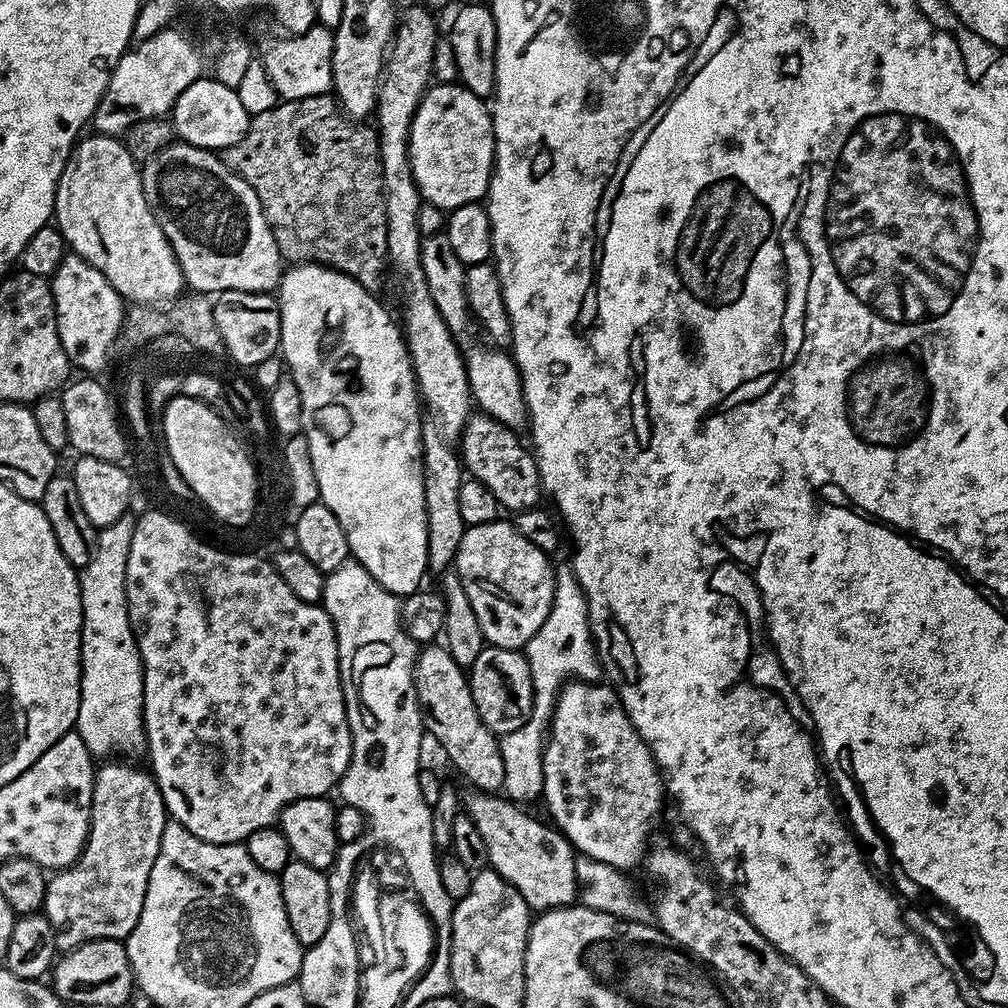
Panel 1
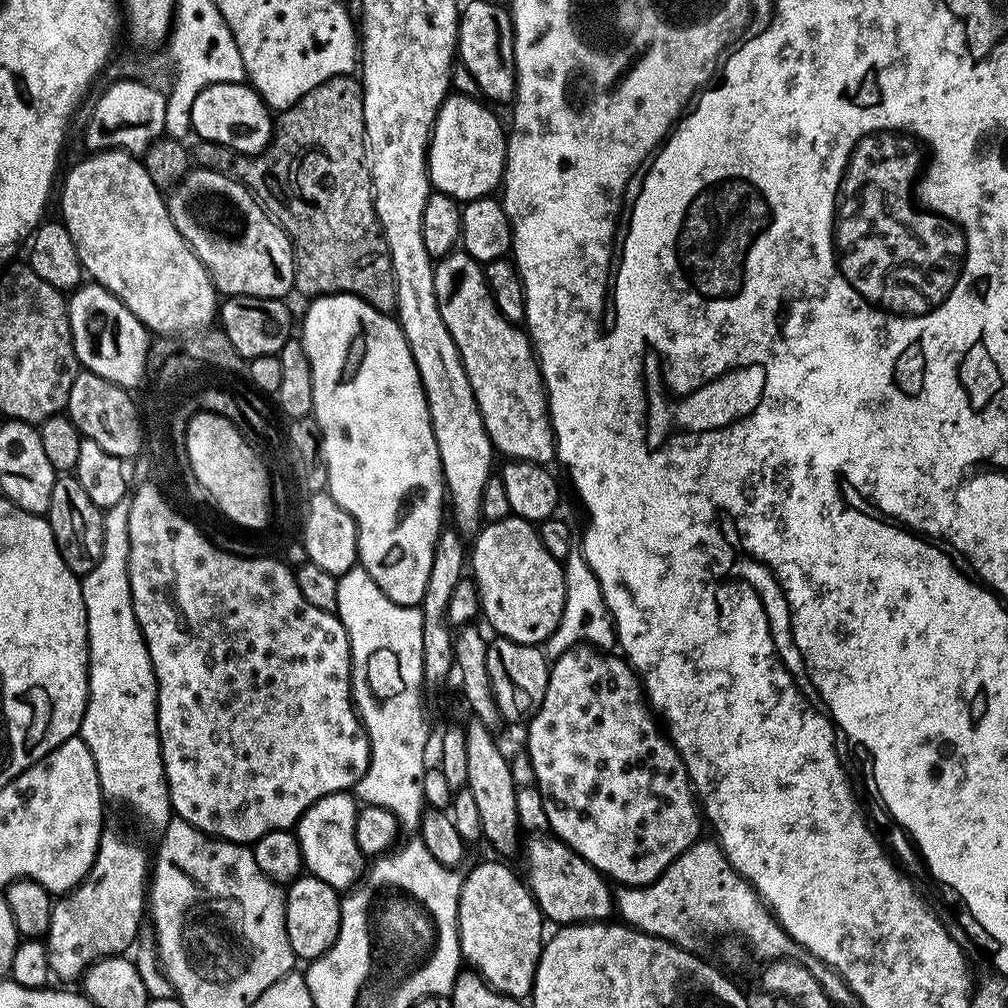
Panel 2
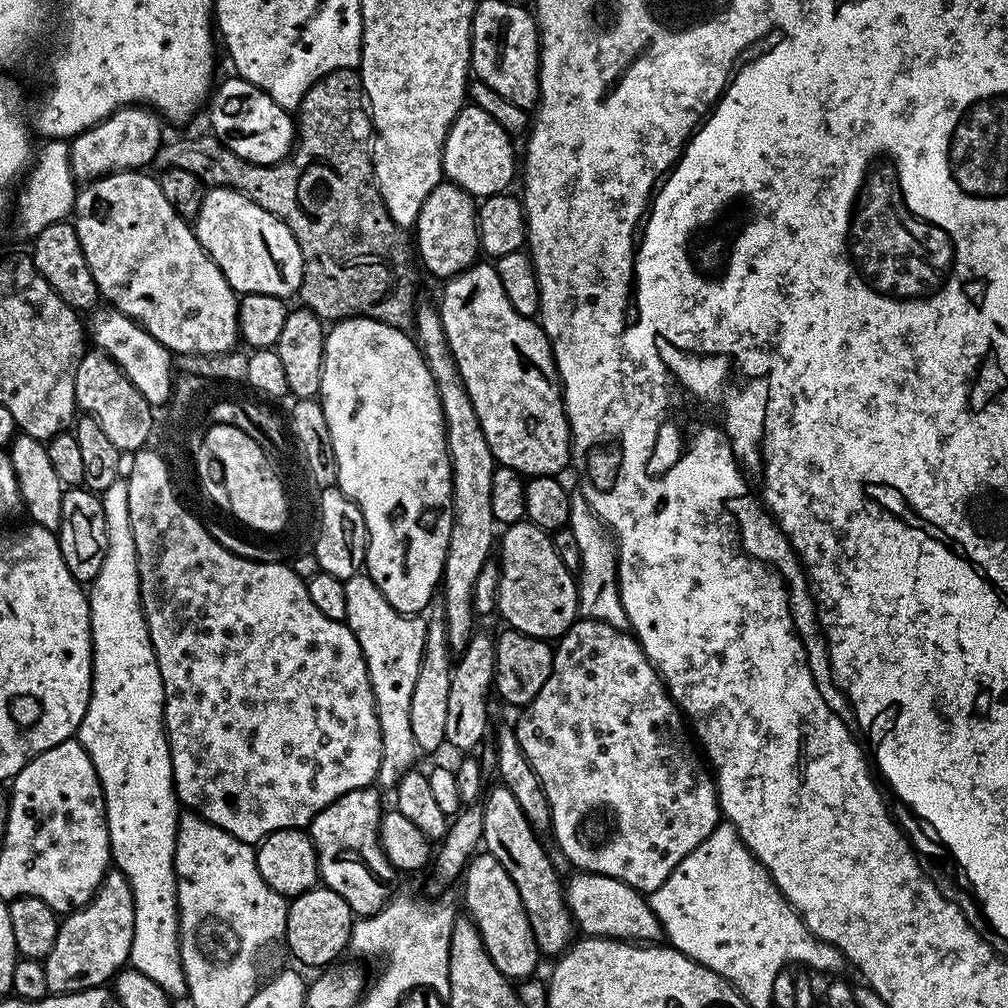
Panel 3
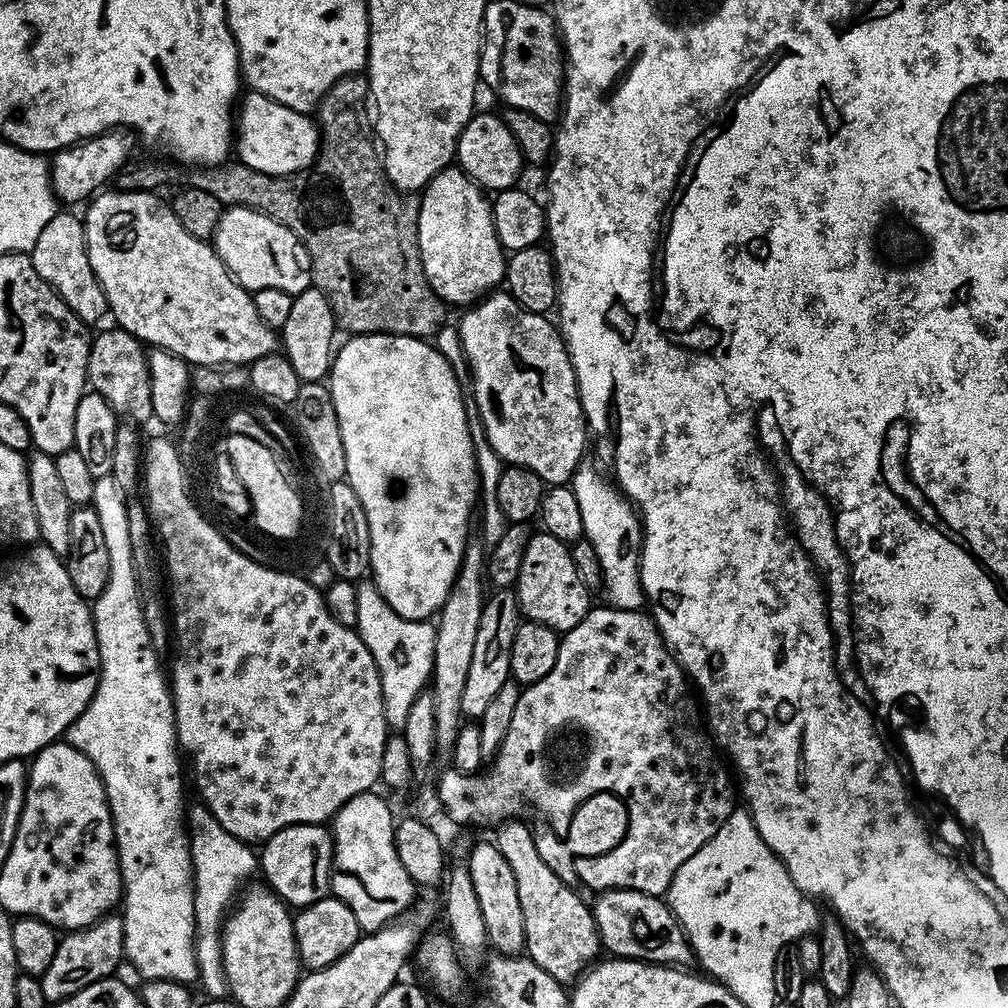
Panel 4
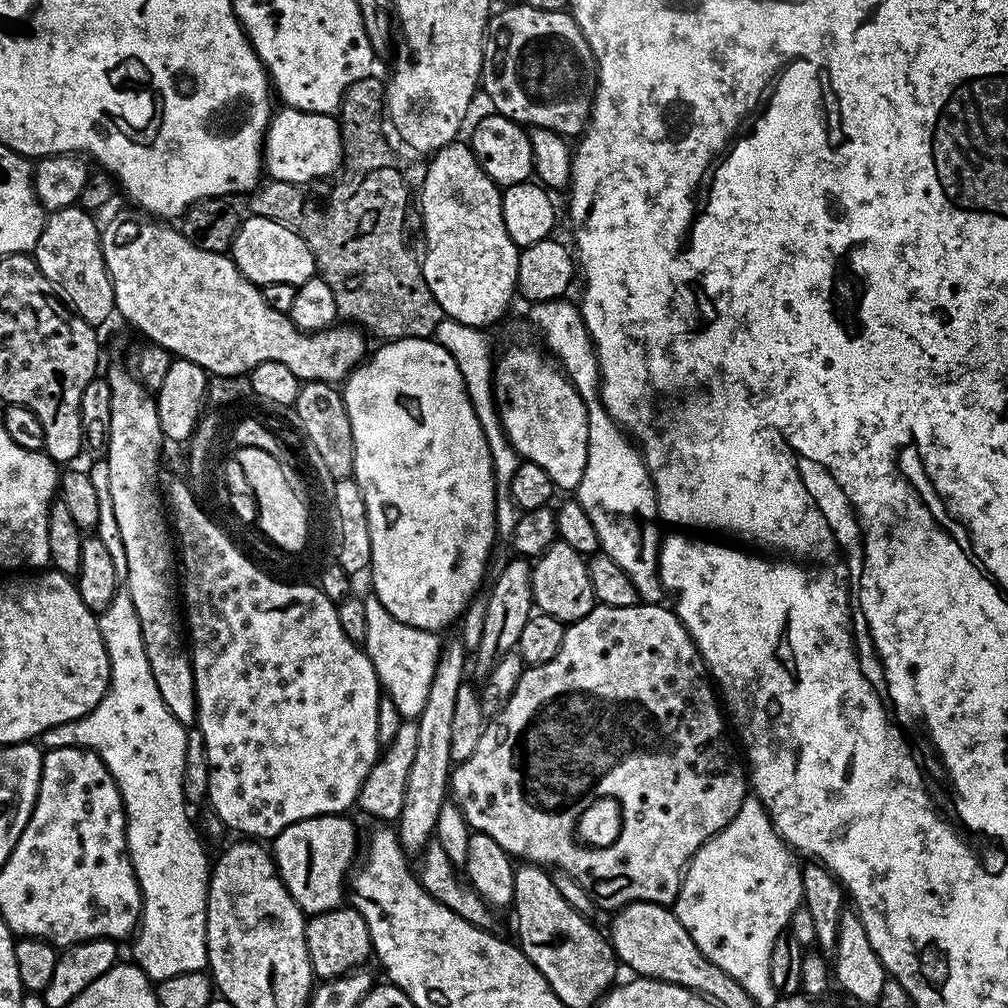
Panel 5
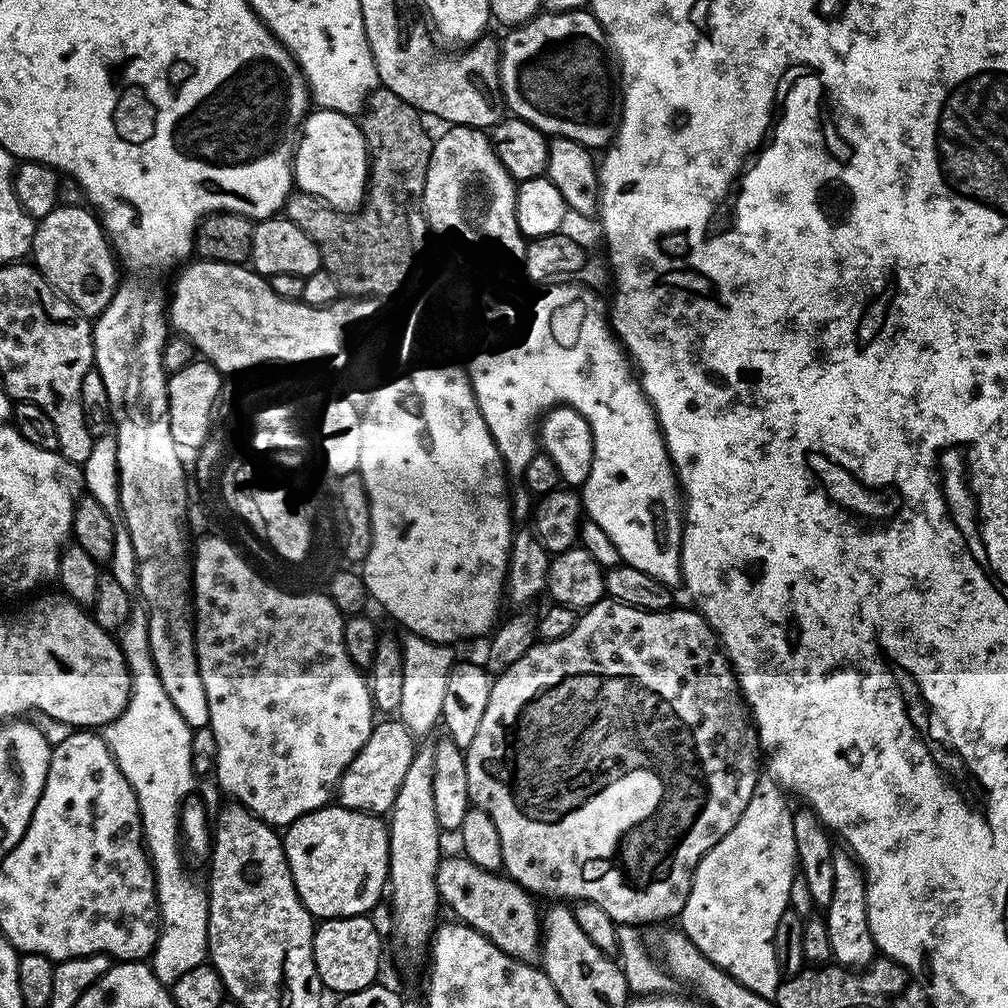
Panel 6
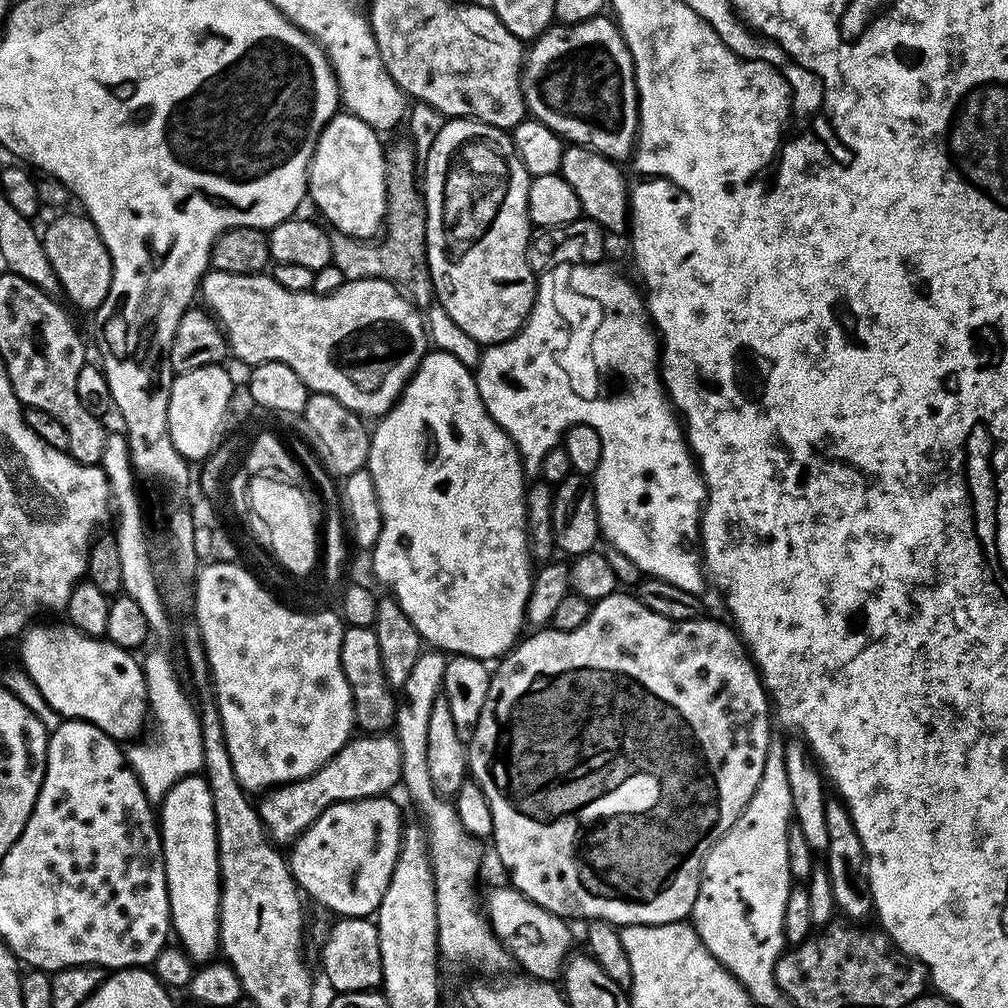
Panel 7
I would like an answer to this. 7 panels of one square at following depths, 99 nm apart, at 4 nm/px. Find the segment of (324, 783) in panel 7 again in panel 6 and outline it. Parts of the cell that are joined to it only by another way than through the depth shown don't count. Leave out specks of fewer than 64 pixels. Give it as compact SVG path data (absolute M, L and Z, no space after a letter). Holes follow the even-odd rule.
M398 718L381 720L384 721L381 724L379 721L373 727L370 738L366 738L366 746L358 750L358 754L342 774L338 785L338 804L341 808L388 814L394 806L394 798L398 798L398 786L402 786L402 778L410 767L418 744L412 731Z

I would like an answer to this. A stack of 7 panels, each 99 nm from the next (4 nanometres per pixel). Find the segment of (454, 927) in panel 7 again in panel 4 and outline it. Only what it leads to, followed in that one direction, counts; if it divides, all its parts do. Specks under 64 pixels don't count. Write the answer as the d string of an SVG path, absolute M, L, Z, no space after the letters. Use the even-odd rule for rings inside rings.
M364 583L356 584L358 622L355 629L378 666L384 695L384 717L388 720L389 729L400 730L408 721L414 698L425 691L432 675L436 626L428 620L402 618L384 601L375 583Z

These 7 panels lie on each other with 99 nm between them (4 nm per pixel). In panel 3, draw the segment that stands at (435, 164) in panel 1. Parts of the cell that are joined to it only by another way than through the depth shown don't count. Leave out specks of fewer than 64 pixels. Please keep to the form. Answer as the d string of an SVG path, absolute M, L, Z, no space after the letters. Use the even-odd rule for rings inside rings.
M474 103L460 109L446 134L442 162L447 183L457 184L473 198L499 196L509 191L508 183L518 172L518 152L512 149L513 137L508 135L486 110Z

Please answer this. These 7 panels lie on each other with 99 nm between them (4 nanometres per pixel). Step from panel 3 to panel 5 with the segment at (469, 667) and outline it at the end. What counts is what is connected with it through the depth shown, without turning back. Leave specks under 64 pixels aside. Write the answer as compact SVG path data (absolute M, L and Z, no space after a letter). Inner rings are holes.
M512 558L502 574L491 581L487 594L489 601L483 623L482 640L474 651L474 668L476 664L481 674L489 673L504 655L515 649L518 638L522 634L522 626L526 626L526 622L534 614L532 564L524 558Z

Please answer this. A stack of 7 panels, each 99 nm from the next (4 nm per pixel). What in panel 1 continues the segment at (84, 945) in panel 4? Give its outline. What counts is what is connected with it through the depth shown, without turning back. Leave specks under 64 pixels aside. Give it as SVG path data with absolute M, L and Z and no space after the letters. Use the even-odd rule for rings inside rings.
M104 762L96 768L96 781L92 787L92 817L88 827L88 841L84 843L82 854L68 868L61 868L48 881L46 898L44 899L43 915L48 917L50 926L54 930L56 947L61 953L71 952L80 944L91 940L118 940L127 941L128 935L138 926L138 917L142 915L142 902L146 902L146 886L150 882L150 870L154 870L154 858L158 858L158 846L162 842L162 830L170 817L164 806L164 799L160 793L160 787L156 784L156 778L151 771L135 768L132 762Z

